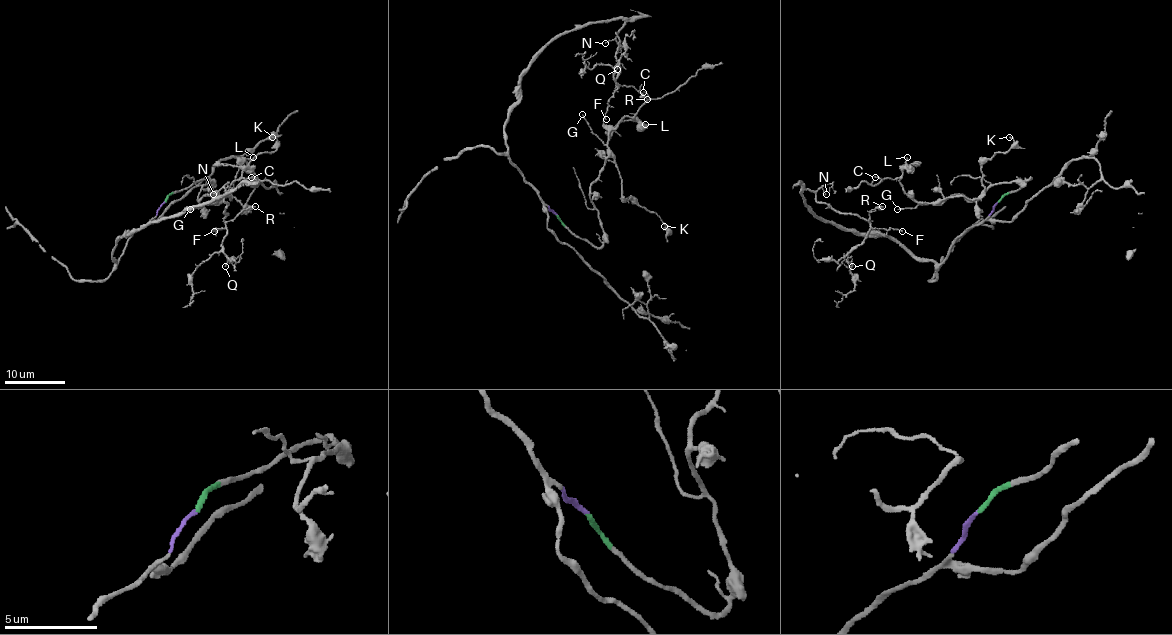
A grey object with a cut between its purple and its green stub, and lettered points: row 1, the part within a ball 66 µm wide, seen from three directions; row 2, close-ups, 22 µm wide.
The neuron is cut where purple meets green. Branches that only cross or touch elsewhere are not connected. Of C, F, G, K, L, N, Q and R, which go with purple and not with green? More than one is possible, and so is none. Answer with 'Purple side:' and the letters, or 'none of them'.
Purple side: F, N, Q, R

